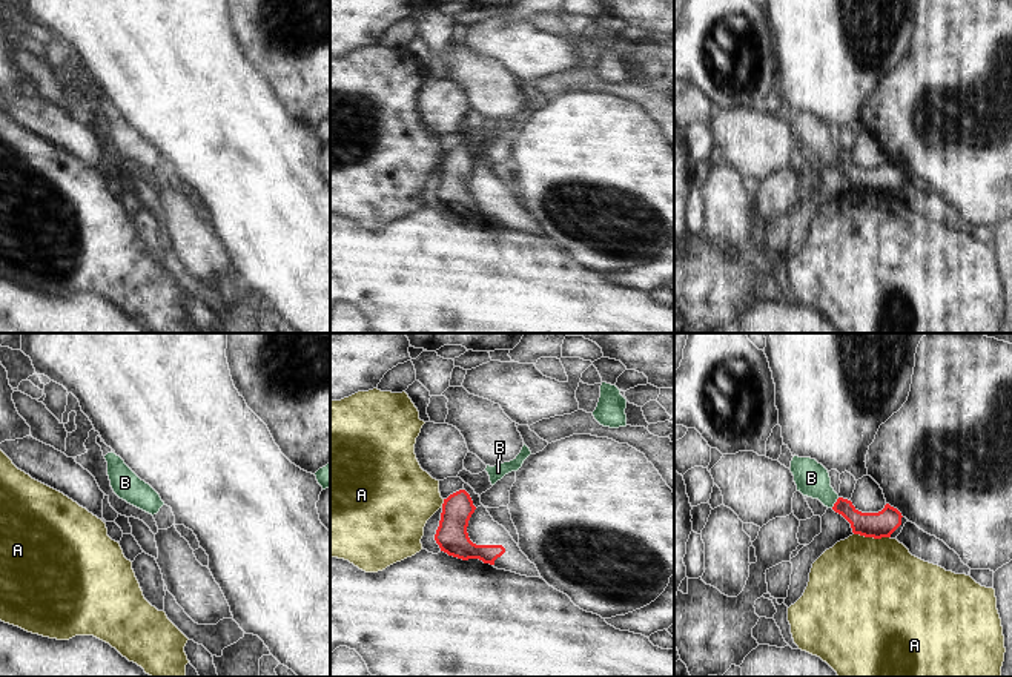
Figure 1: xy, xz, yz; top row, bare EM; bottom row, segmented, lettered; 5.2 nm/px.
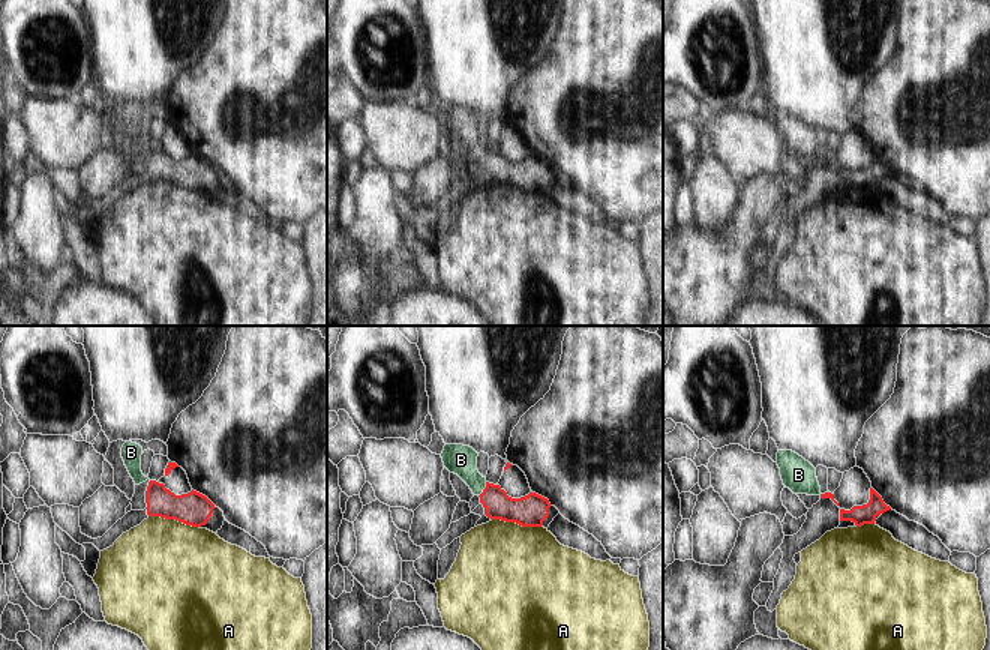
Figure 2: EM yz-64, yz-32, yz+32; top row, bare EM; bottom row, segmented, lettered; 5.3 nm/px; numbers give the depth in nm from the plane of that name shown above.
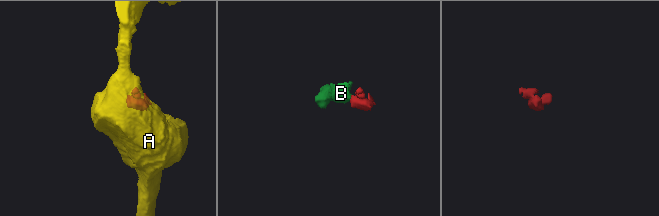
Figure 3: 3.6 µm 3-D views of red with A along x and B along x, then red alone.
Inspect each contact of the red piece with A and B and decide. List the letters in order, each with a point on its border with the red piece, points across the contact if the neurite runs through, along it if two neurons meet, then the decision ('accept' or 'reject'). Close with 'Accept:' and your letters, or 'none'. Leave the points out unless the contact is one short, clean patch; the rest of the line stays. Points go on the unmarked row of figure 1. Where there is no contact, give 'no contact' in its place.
A: contact yz (873, 192); reject
B: contact yz (836, 158); way yz (877, 181), (862, 180), (836, 158), (811, 134); accept
Accept: B

